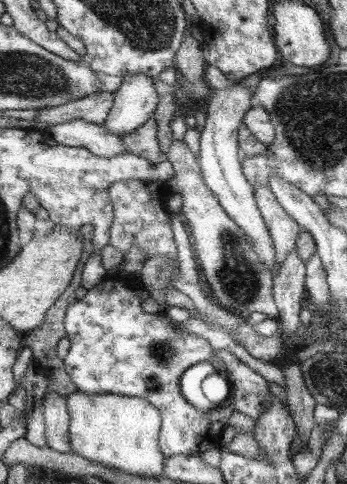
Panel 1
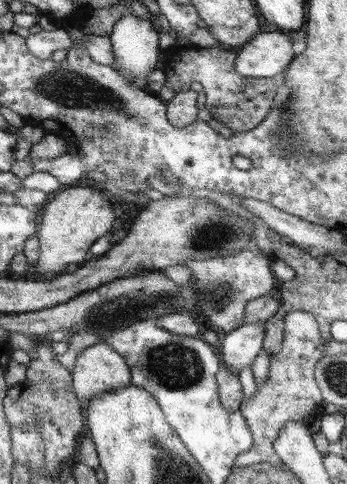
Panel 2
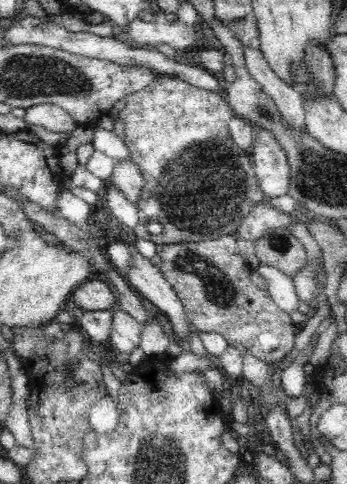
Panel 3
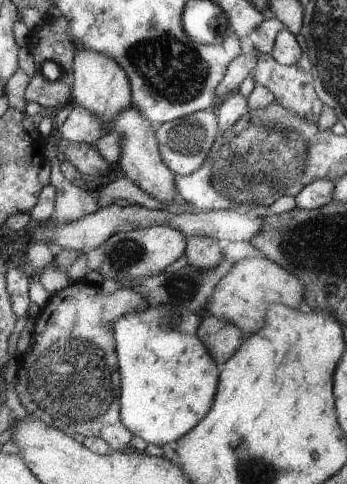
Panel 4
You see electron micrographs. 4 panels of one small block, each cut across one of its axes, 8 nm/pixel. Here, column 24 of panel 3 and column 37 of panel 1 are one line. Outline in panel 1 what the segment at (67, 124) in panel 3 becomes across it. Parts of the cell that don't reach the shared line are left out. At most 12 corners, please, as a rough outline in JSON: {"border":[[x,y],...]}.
{"border":[[111,92],[39,110],[49,126],[79,118],[101,126],[113,106]]}

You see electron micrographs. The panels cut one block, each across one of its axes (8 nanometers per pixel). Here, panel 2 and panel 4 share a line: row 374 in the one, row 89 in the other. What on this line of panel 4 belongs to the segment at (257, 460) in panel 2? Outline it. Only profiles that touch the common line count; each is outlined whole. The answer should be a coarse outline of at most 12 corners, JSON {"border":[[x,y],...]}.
{"border":[[305,52],[293,66],[259,54],[251,80],[275,104],[319,124],[315,96]]}

